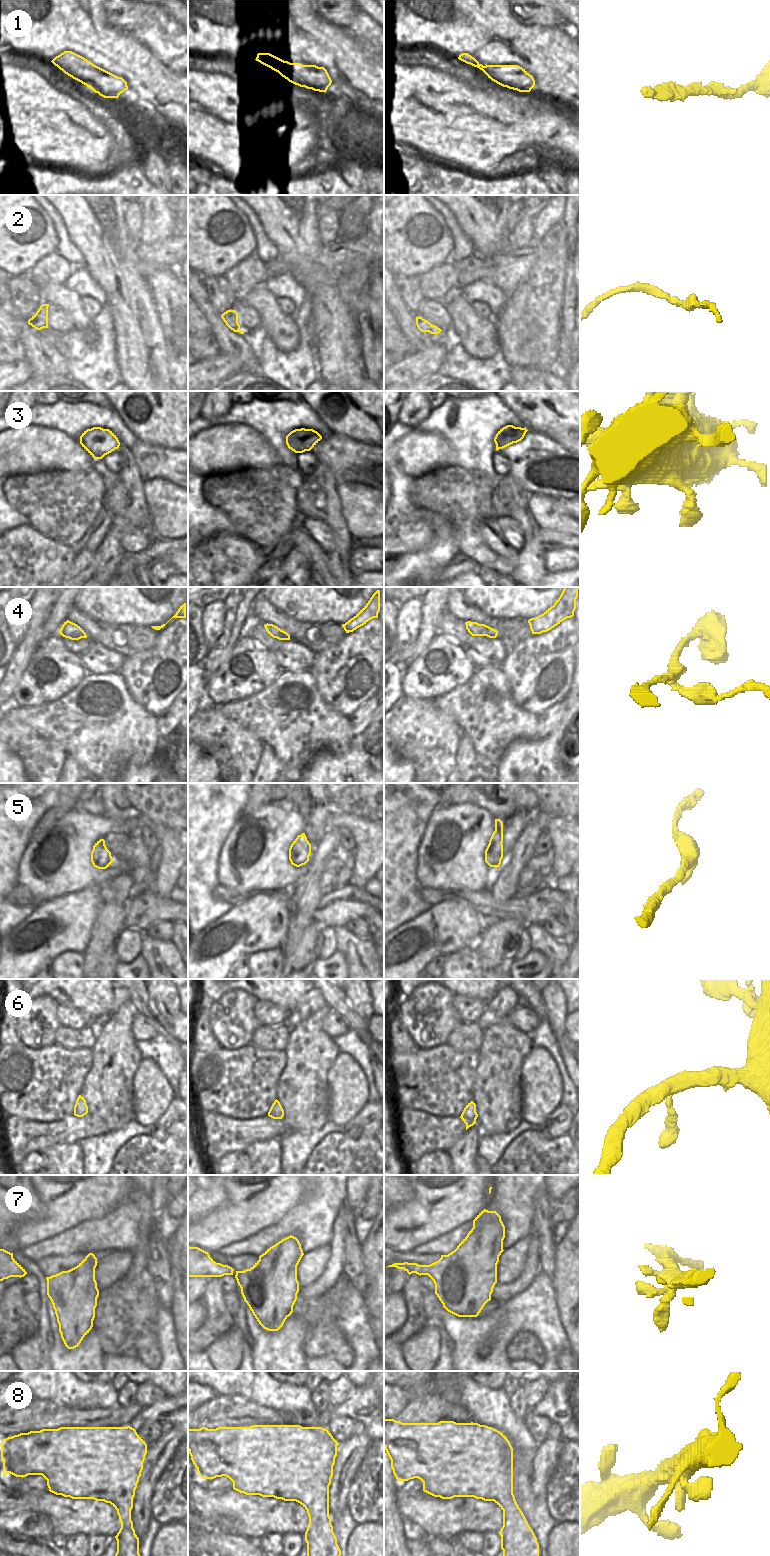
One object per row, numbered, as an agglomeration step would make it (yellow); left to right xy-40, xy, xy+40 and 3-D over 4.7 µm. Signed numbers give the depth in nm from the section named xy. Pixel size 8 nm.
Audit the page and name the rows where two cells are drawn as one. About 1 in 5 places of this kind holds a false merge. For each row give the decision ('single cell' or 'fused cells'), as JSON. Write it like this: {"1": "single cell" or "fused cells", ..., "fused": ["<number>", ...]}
{"1": "single cell", "2": "single cell", "3": "single cell", "4": "single cell", "5": "single cell", "6": "single cell", "7": "single cell", "8": "single cell", "fused": []}

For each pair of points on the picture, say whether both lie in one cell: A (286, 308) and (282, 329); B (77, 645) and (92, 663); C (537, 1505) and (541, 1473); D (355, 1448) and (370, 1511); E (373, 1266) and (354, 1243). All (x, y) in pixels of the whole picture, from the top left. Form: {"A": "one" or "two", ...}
{"A": "two", "B": "two", "C": "two", "D": "two", "E": "two"}

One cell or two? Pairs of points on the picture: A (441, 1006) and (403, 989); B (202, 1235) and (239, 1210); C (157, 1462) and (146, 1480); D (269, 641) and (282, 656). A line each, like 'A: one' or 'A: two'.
A: two
B: one
C: one
D: two

